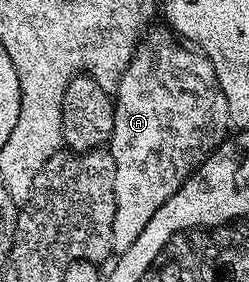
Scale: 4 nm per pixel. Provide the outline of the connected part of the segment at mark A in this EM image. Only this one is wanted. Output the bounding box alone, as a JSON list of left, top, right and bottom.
[108,29,232,256]

